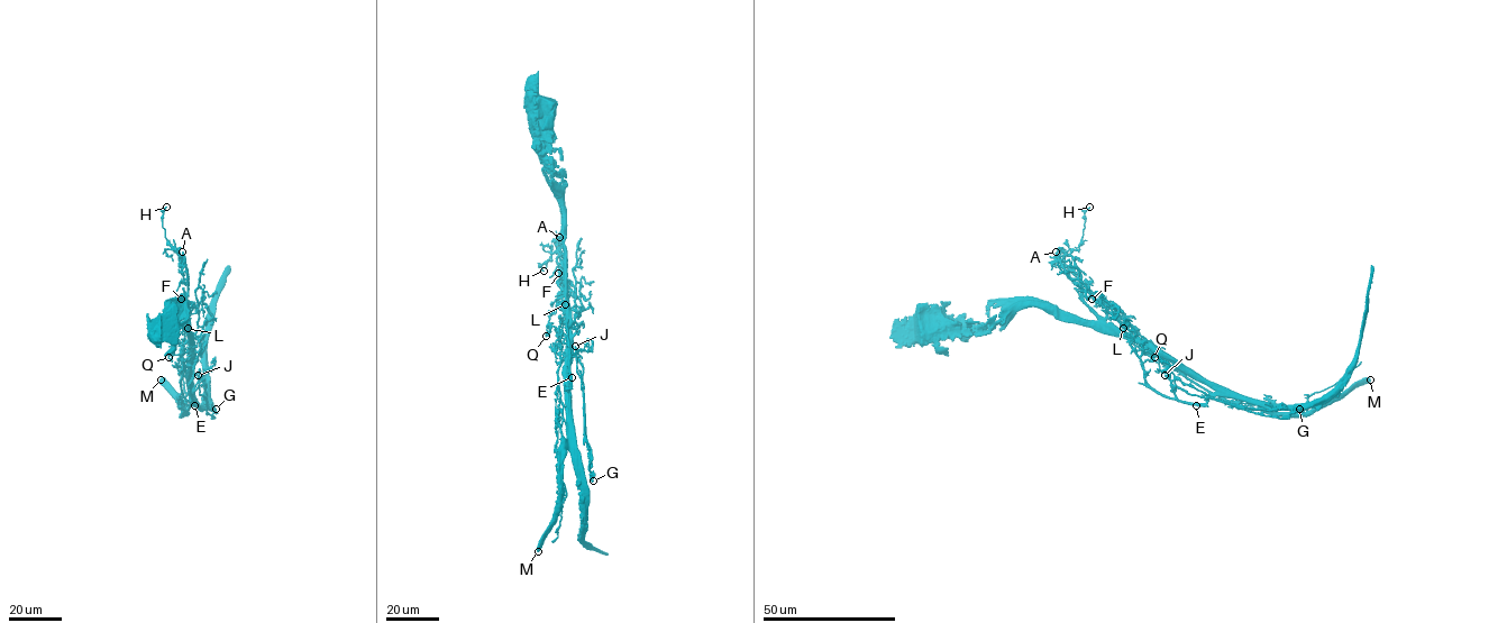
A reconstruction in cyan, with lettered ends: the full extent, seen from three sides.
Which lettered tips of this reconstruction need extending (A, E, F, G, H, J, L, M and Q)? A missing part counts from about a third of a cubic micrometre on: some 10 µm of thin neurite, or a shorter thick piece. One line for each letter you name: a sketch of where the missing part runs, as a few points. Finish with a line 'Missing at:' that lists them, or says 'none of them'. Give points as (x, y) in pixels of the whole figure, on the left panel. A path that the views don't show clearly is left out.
M: course (161, 379), (156, 355), (152, 355), (161, 368)
Missing at: A, M

